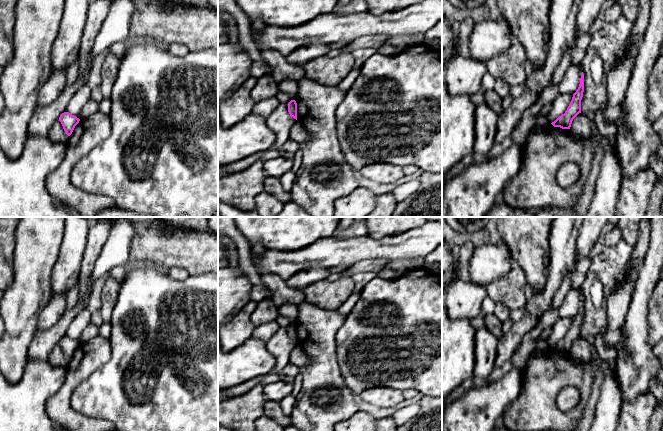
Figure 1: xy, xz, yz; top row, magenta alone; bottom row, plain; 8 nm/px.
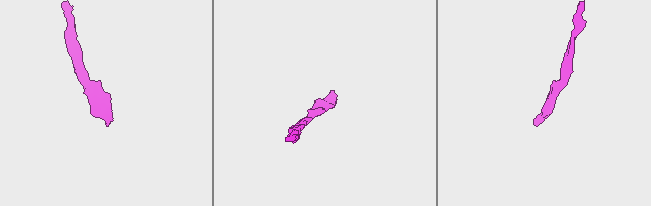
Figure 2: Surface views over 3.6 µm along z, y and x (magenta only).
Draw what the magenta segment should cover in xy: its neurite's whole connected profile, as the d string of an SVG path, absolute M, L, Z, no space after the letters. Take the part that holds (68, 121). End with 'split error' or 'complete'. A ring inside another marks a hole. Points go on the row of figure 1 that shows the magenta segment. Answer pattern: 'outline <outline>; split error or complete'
outline M64 112L60 115L59 121L61 122L66 134L70 136L75 126L79 123L80 119L69 112Z; complete

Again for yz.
outline M582 72L580 78L580 84L576 92L573 94L572 100L564 114L559 116L551 124L554 127L560 127L562 129L570 129L573 119L581 113L581 100L584 92L584 74Z; complete

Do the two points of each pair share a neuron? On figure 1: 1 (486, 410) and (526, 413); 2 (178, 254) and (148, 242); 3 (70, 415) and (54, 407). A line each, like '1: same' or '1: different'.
1: different
2: same
3: same

